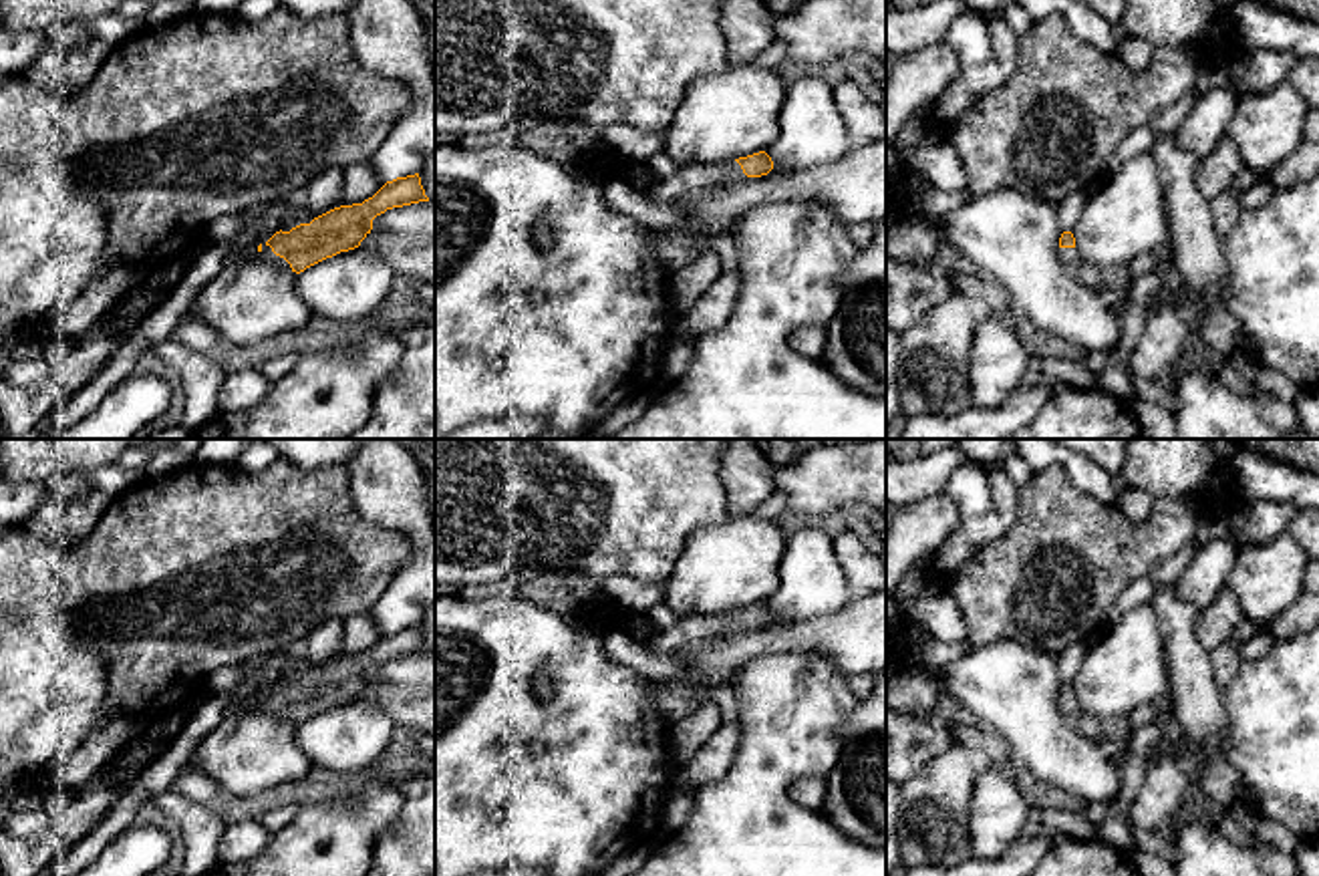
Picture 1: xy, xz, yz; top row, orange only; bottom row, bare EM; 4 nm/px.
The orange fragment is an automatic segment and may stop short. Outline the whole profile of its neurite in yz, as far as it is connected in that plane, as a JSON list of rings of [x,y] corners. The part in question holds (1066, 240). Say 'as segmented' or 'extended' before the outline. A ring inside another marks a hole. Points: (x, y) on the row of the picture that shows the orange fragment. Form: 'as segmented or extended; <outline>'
extended; [[[1063,232],[1059,238],[1059,260],[1063,268],[1087,288],[1106,288],[1112,284],[1110,274],[1081,260],[1071,232]]]

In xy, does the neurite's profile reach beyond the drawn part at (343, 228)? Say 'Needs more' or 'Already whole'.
Needs more

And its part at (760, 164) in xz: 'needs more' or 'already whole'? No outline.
needs more

